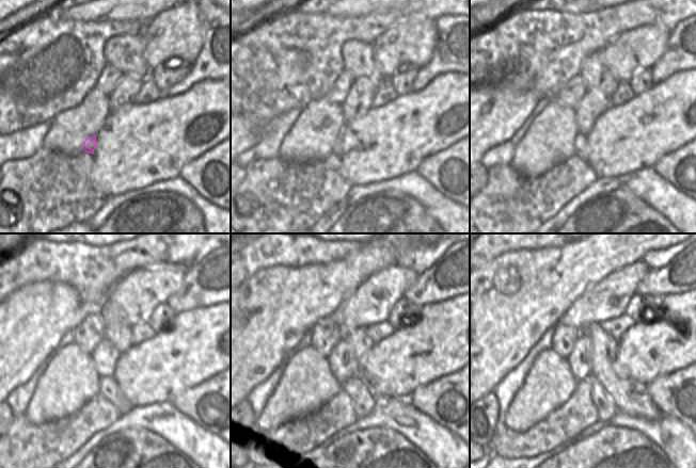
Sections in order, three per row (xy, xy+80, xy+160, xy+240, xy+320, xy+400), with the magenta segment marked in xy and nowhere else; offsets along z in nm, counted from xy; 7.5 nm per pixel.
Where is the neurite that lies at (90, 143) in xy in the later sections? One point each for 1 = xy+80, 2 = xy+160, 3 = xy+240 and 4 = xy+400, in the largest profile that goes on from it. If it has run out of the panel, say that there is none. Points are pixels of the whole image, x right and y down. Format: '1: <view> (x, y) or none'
1: xy+80 (337, 144)
2: xy+160 (581, 148)
3: xy+240 (108, 387)
4: xy+400 (606, 409)

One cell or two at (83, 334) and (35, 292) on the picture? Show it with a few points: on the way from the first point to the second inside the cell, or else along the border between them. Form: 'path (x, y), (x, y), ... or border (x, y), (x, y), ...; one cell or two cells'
border (97, 313), (89, 313), (72, 329); two cells

